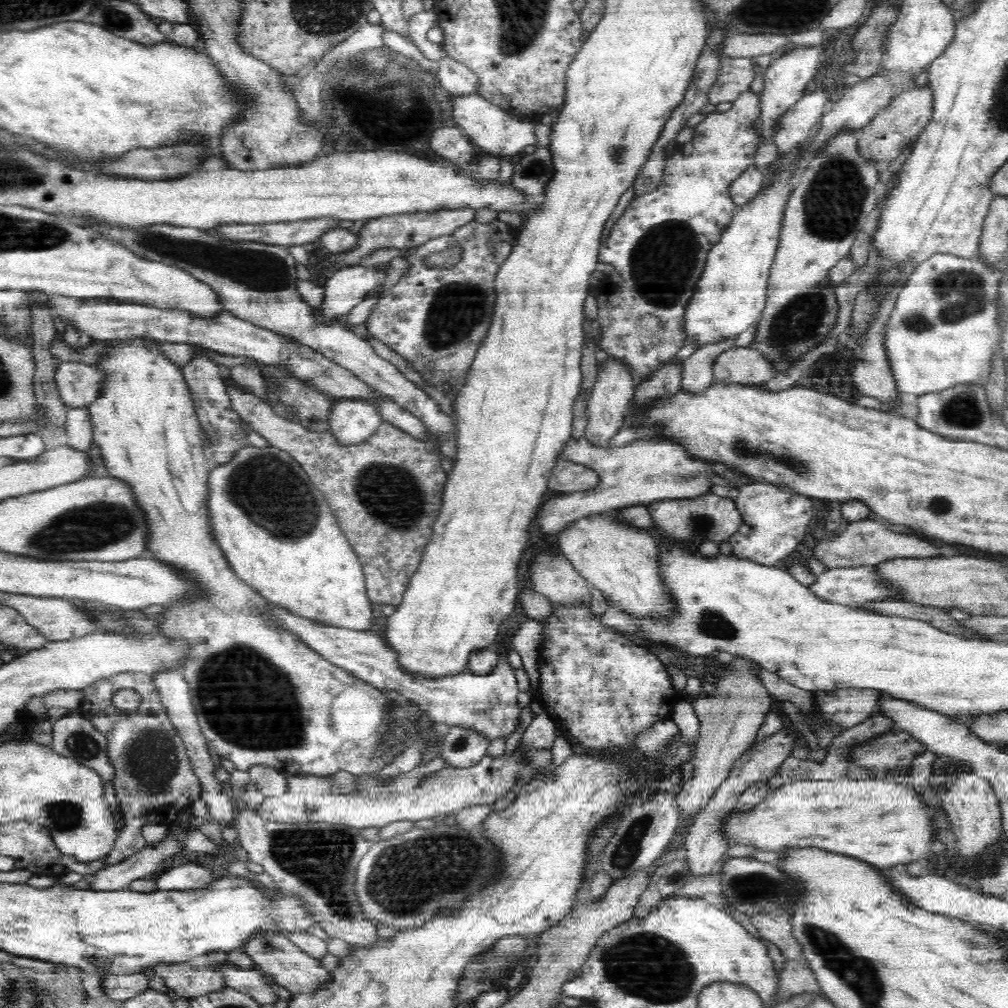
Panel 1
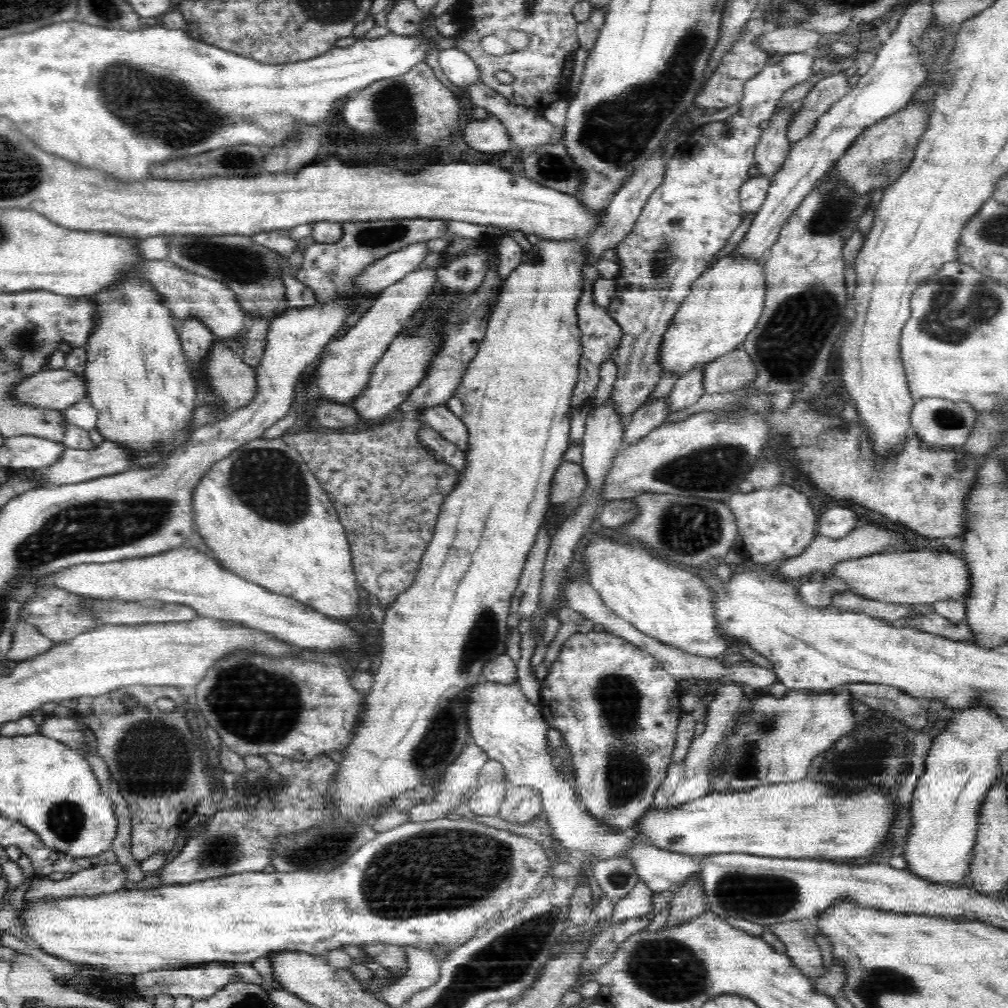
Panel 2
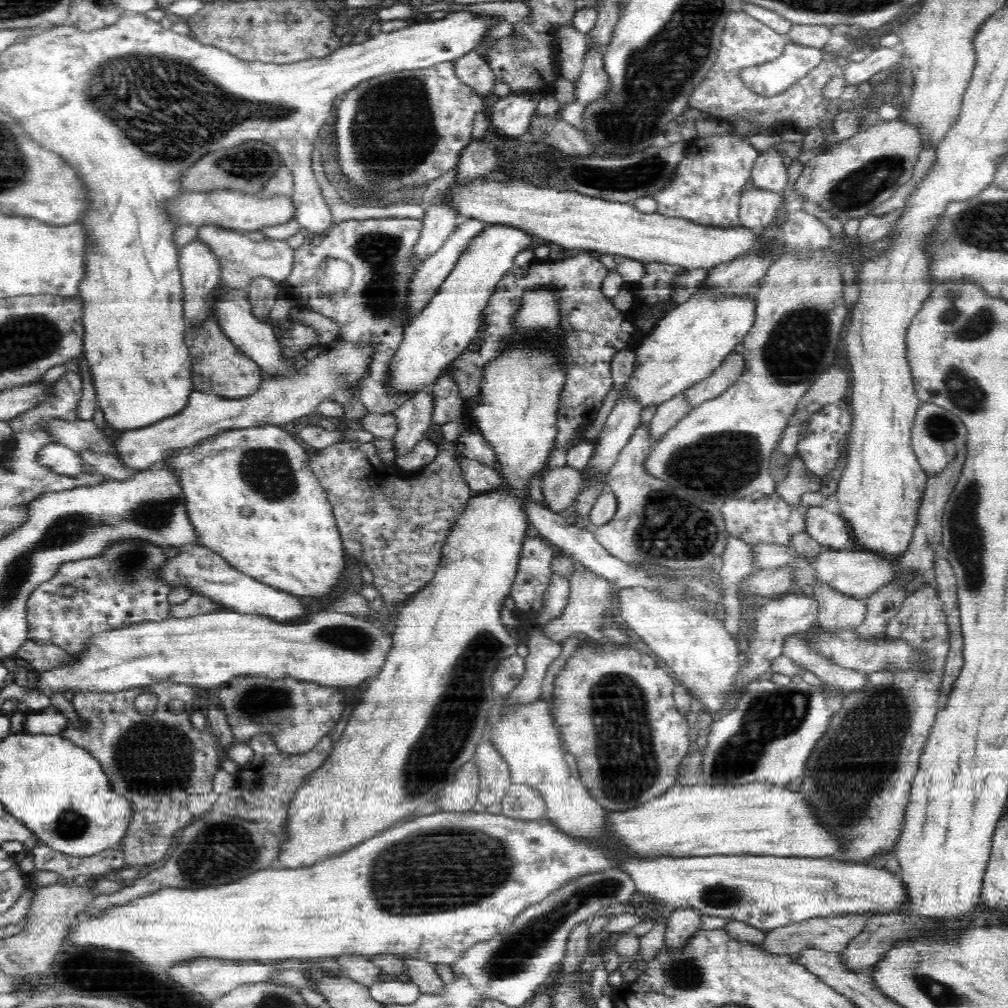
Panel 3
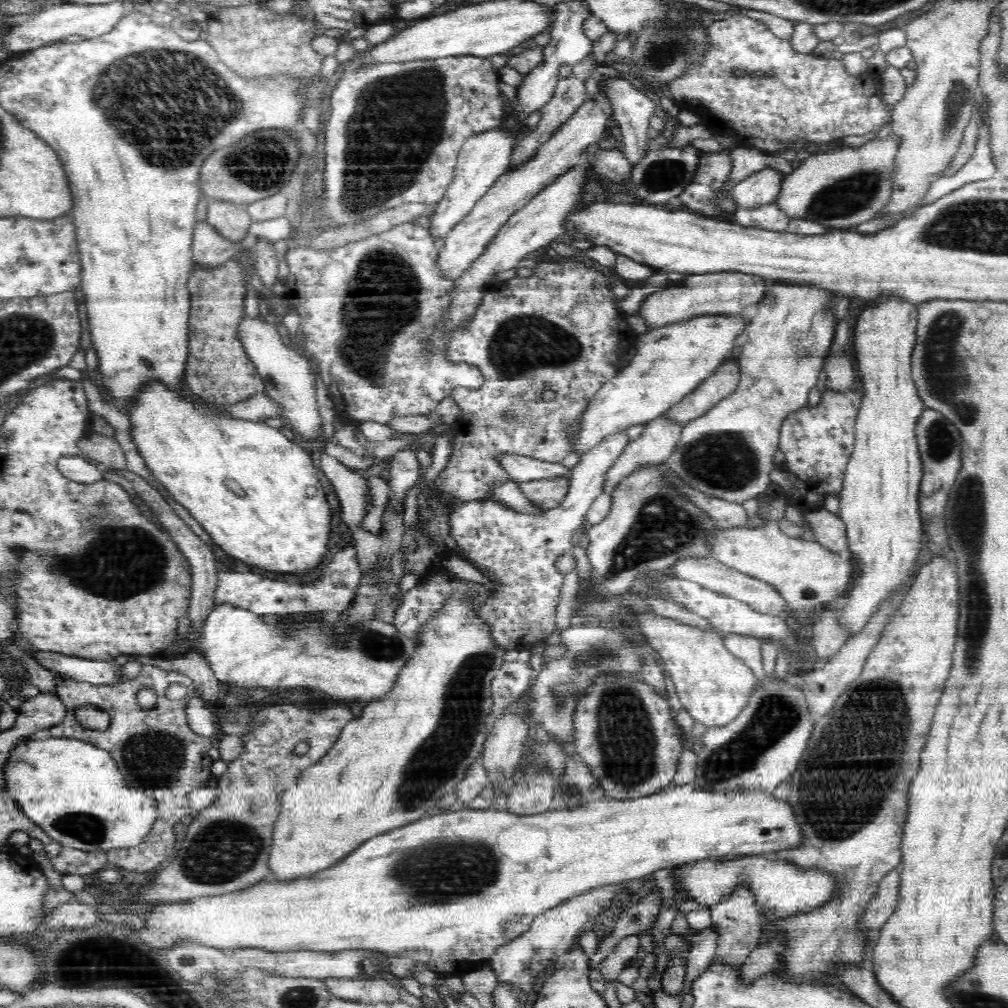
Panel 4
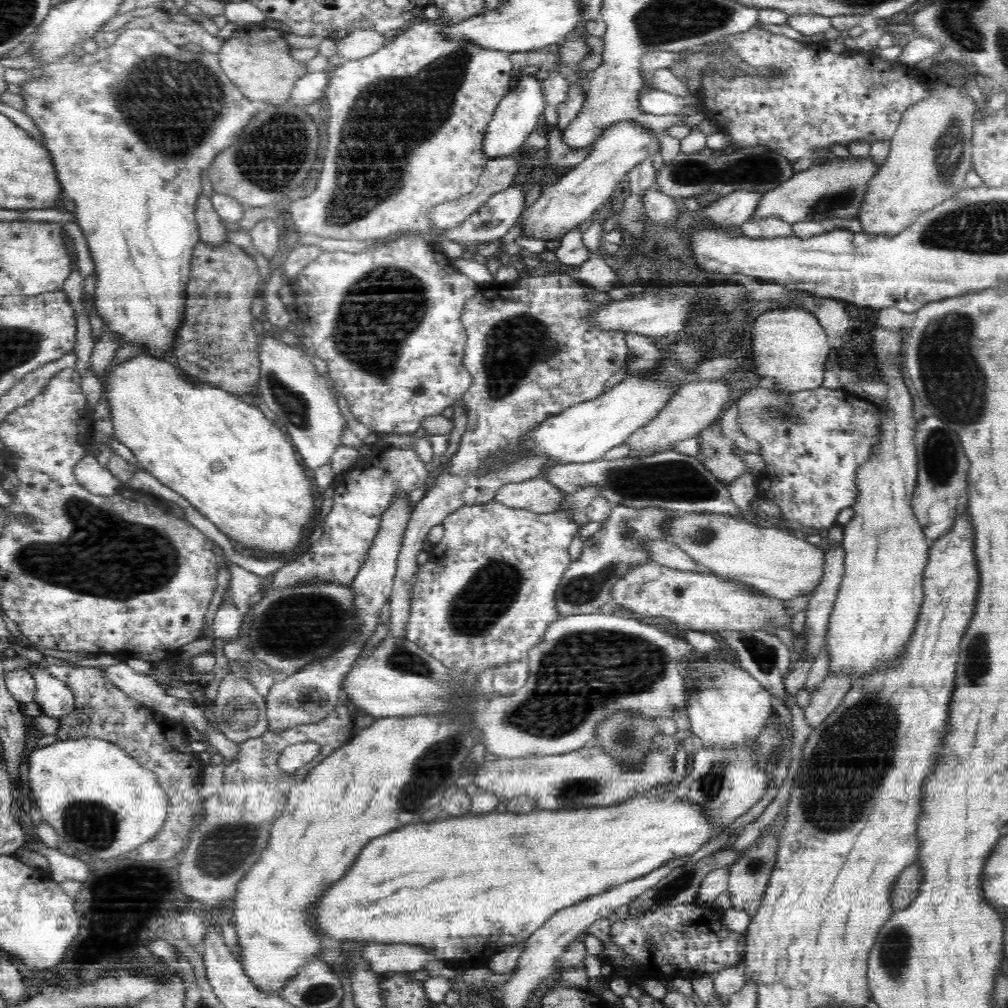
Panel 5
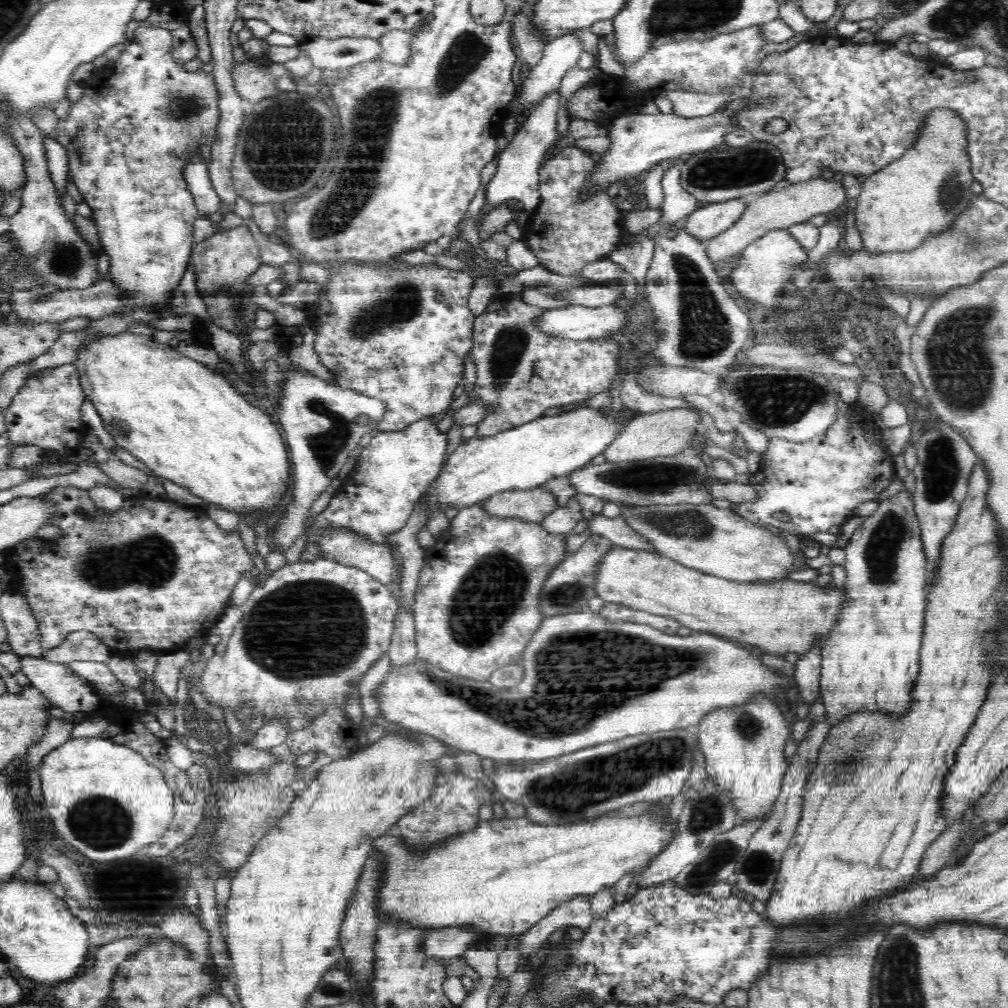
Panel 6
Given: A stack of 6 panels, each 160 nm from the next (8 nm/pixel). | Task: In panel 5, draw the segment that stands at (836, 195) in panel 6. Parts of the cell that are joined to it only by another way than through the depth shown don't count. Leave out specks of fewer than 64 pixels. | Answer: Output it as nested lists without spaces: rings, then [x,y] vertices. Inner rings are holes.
[[[856,157],[848,158],[848,160],[836,158],[830,164],[822,163],[818,166],[816,163],[806,170],[794,173],[786,182],[779,184],[776,188],[763,193],[758,204],[758,208],[751,216],[753,220],[762,220],[766,216],[777,216],[791,225],[796,222],[805,220],[822,221],[831,218],[856,219],[858,211],[865,203],[866,191],[869,188],[869,182],[878,172],[878,168],[874,166],[874,162],[870,158],[862,158],[858,160]]]

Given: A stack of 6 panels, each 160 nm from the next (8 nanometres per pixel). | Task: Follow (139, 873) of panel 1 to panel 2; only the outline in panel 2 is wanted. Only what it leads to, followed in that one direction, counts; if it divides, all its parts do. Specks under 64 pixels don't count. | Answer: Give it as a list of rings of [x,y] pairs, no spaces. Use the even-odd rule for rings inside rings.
[[[118,863],[86,868],[58,881],[42,874],[31,878],[23,902],[46,900],[46,896],[98,896],[113,893],[122,889],[126,881],[126,873]]]

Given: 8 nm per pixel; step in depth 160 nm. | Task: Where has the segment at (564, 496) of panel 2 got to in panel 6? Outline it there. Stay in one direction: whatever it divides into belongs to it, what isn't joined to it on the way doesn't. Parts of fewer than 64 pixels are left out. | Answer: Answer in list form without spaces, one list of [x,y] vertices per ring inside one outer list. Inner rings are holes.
[[[544,486],[528,489],[510,489],[498,492],[483,503],[490,516],[517,517],[520,520],[539,523],[557,508],[557,497]]]

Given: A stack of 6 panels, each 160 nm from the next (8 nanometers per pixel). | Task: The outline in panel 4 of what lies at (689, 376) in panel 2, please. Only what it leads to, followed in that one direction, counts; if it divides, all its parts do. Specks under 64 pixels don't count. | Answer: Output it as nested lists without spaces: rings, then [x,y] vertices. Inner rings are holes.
[[[665,413],[644,425],[641,435],[626,445],[613,466],[606,471],[602,492],[613,494],[614,486],[635,469],[646,464],[663,464],[678,446],[682,425],[666,418]]]

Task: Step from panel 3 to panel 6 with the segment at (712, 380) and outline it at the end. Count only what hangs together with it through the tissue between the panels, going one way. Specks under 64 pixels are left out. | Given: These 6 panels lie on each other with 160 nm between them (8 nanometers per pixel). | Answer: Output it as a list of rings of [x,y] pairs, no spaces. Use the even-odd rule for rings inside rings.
[[[685,408],[638,415],[621,428],[620,435],[602,451],[602,456],[608,462],[629,462],[676,454],[678,451],[689,448],[689,440],[694,436],[696,427],[700,426],[698,422],[700,422],[698,413]]]

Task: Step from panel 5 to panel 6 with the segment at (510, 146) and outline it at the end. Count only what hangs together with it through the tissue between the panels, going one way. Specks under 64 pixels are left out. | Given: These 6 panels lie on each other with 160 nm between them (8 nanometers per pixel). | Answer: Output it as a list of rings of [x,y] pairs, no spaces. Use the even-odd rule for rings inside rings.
[[[574,33],[559,36],[556,40],[550,41],[544,46],[544,56],[542,56],[541,62],[538,62],[538,65],[530,70],[529,75],[522,83],[521,91],[518,92],[518,110],[512,115],[506,115],[506,120],[503,122],[502,135],[504,135],[509,142],[512,141],[512,138],[514,138],[515,134],[520,130],[520,126],[526,122],[525,120],[529,113],[534,112],[536,104],[540,104],[540,102],[542,102],[544,98],[548,98],[550,94],[558,92],[563,77],[573,66],[577,66],[582,52],[584,52],[584,45],[582,45],[582,41],[576,39]]]

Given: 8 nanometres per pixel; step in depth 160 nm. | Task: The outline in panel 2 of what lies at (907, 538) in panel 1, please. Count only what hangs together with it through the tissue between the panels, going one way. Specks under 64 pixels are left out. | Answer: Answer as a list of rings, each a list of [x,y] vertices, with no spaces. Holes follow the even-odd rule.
[[[861,521],[852,532],[839,540],[832,540],[821,534],[816,535],[812,545],[805,552],[789,557],[785,562],[780,563],[776,572],[778,572],[778,575],[786,577],[786,579],[799,579],[816,571],[828,574],[829,570],[832,570],[832,566],[836,566],[838,562],[854,560],[862,558],[862,556],[870,556],[870,554],[884,554],[889,548],[900,543],[908,543],[904,535],[875,523]]]

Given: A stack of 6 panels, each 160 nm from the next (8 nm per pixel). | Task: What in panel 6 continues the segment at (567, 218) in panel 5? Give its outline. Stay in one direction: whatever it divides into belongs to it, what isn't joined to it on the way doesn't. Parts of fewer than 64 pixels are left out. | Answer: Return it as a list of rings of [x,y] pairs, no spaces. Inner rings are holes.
[[[731,100],[720,106],[716,112],[696,118],[679,116],[675,113],[650,115],[638,112],[628,114],[628,118],[626,114],[614,116],[614,120],[608,124],[609,135],[612,134],[612,146],[606,151],[598,170],[594,172],[592,182],[596,186],[608,186],[608,182],[618,182],[624,176],[636,179],[636,174],[644,174],[644,170],[650,170],[662,160],[684,159],[694,152],[704,152],[719,147],[725,143],[725,136],[737,127],[734,116],[739,110],[748,109],[750,106],[749,100]]]

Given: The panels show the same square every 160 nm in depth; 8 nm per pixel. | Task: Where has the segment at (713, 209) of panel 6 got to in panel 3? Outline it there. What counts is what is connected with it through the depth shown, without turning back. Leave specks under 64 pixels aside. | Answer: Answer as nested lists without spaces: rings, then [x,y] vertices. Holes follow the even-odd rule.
[[[774,146],[759,152],[754,168],[751,170],[752,184],[772,192],[784,192],[788,184],[787,158],[776,151]]]

